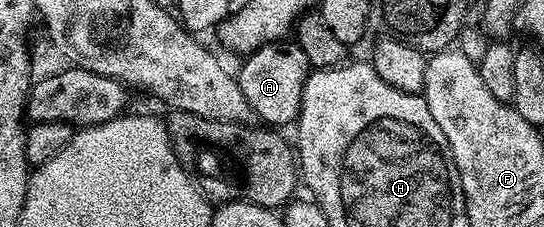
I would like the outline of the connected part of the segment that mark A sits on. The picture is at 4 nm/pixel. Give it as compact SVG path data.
M293 39L272 41L248 54L242 61L245 62L241 70L236 70L235 76L243 95L247 95L247 103L253 108L256 120L269 127L292 126L301 114L303 89L311 72L303 47L299 47Z

